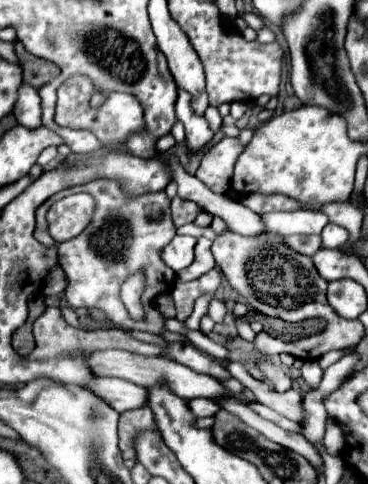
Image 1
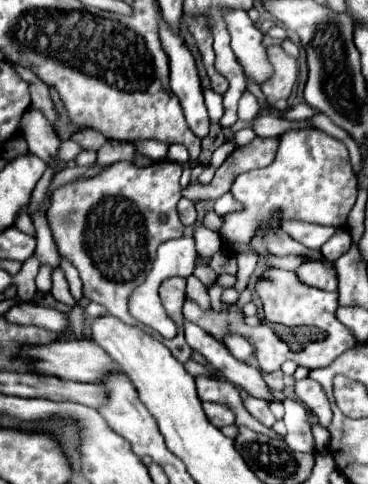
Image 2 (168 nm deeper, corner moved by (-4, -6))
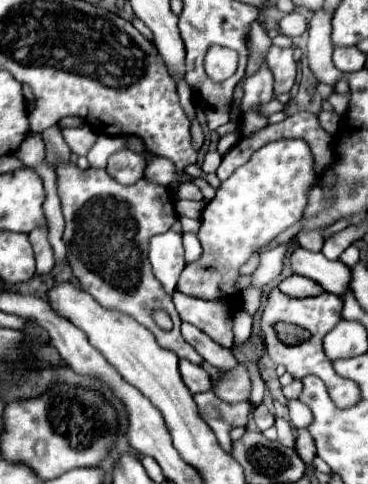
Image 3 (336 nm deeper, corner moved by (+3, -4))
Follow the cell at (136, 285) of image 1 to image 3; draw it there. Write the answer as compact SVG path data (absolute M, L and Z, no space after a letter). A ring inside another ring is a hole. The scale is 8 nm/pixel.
M175 231L155 235L149 247L149 261L153 267L153 275L163 283L169 293L173 293L177 279L185 269L181 235Z

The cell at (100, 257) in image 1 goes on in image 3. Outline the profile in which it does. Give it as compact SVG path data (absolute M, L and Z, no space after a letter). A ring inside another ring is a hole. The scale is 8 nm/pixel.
M61 161L57 163L57 193L61 199L61 207L63 207L63 217L65 217L65 231L63 231L63 241L67 245L67 257L69 257L69 267L73 269L75 279L79 281L81 289L85 293L89 293L97 303L101 303L105 309L111 311L119 311L125 315L131 315L135 321L139 321L141 325L145 325L147 329L151 329L151 333L157 337L157 343L165 349L171 349L177 357L187 359L191 363L201 363L203 359L197 355L197 351L183 341L181 337L181 319L173 307L171 295L165 293L163 285L153 277L151 273L151 265L149 265L149 239L153 235L165 233L169 231L175 221L177 221L177 213L175 213L175 199L171 199L169 187L153 183L145 177L141 177L135 185L123 185L113 181L113 177L107 173L107 169L71 169L71 165L63 165ZM151 309L165 309L171 319L173 319L173 329L171 331L161 331L155 321L151 319Z

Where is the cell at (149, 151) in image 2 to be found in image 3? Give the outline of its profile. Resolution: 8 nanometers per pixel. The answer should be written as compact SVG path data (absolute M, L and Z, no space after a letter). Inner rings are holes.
M99 135L95 145L91 147L91 151L87 153L89 165L91 167L105 167L109 155L113 155L119 149L127 147L127 139L125 137L109 137L109 135Z

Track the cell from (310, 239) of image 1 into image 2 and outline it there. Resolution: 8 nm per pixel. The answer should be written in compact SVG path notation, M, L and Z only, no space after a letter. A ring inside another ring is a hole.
M272 255L272 265L274 267L296 271L300 267L300 263L304 263L304 259L298 257L298 255L288 255L288 257L276 257L276 255Z

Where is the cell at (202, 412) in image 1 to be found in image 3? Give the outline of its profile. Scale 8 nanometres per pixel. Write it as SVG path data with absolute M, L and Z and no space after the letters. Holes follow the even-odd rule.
M213 391L197 393L195 403L199 407L201 419L205 419L205 423L211 425L221 447L231 453L229 431L233 427L245 427L247 425L247 415L249 415L251 405L249 403L227 403L223 399L219 399Z

